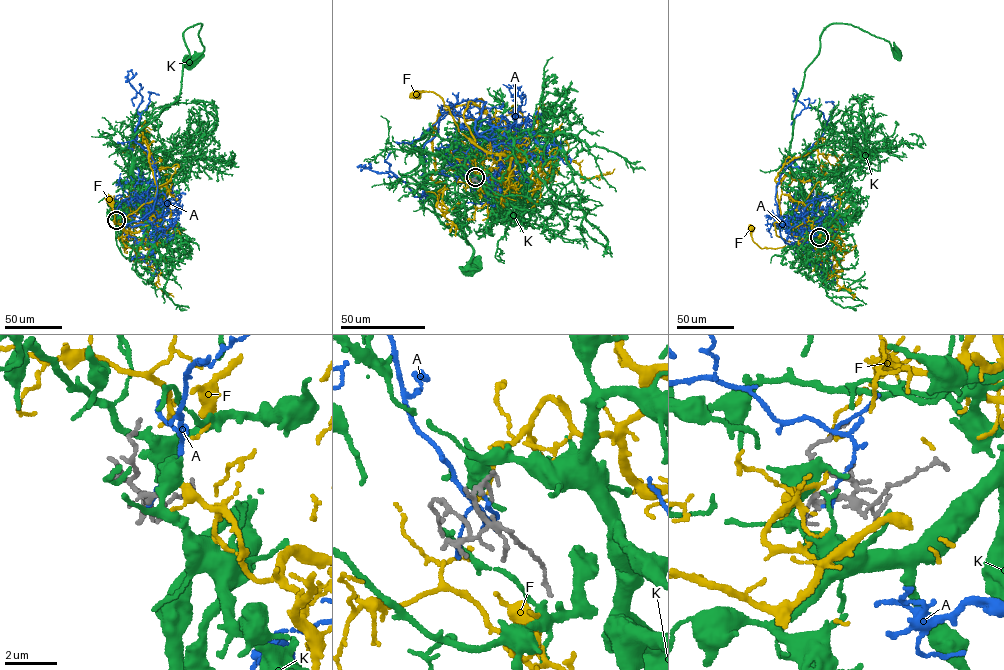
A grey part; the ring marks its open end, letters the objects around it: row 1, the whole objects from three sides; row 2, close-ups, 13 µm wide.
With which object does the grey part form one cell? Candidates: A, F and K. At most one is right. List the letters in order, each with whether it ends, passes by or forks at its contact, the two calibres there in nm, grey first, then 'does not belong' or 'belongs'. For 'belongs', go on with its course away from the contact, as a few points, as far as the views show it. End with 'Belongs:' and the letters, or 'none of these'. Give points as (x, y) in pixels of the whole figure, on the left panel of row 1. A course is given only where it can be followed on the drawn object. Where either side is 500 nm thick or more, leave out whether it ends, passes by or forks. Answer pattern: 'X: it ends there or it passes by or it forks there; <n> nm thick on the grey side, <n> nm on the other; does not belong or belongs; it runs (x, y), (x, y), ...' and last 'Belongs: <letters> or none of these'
A: it ends there; 150 nm thick on the grey side, 110 nm on the other; does not belong
F: it ends there; 130 nm thick on the grey side, 190 nm on the other; belongs; it runs (116, 220), (120, 224), (130, 220), (141, 229), (134, 232), (123, 230), (119, 223), (114, 223), (108, 199)
K: it forks there; 140 nm thick on the grey side, 480 nm on the other; does not belong
Belongs: F

